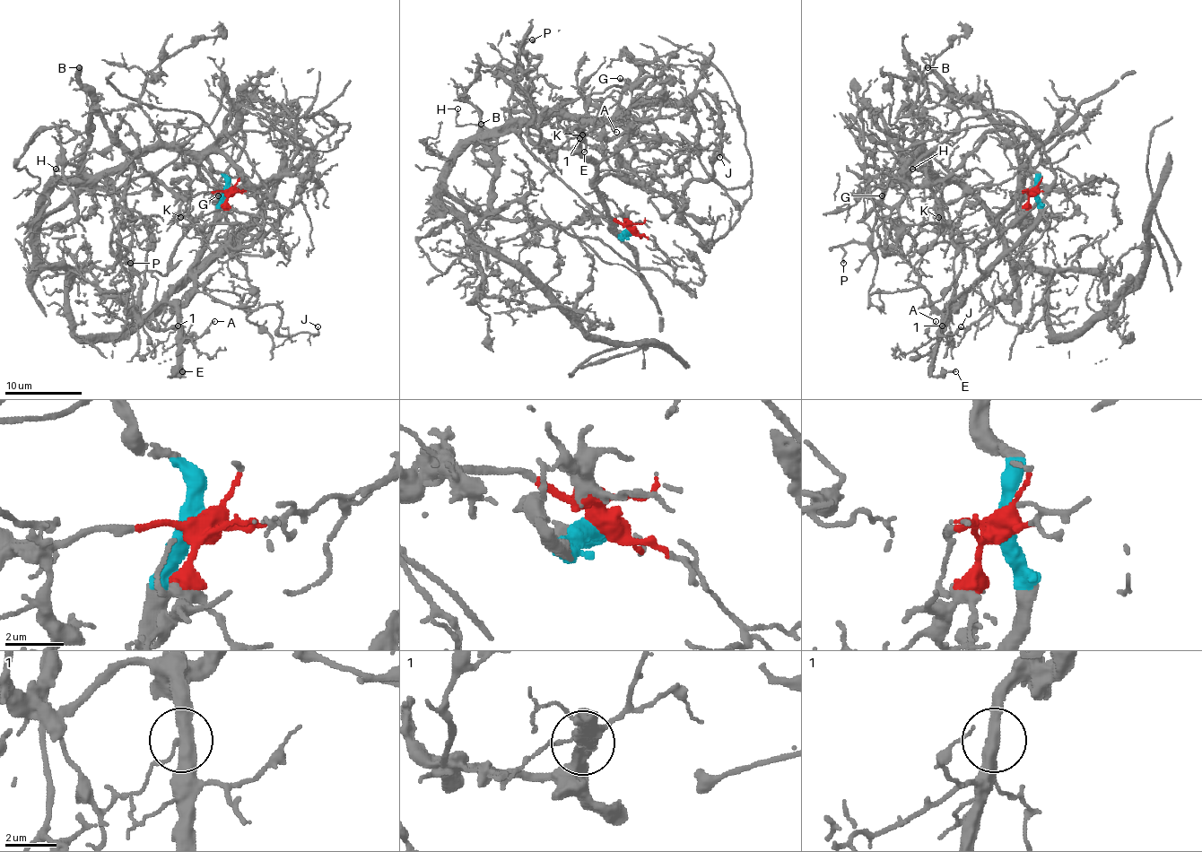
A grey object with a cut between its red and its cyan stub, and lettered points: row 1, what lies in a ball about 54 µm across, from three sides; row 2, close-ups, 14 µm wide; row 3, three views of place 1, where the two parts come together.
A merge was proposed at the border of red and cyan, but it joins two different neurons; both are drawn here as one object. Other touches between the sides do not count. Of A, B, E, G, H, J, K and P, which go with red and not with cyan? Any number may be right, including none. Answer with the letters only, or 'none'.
B, G, H, K, P

